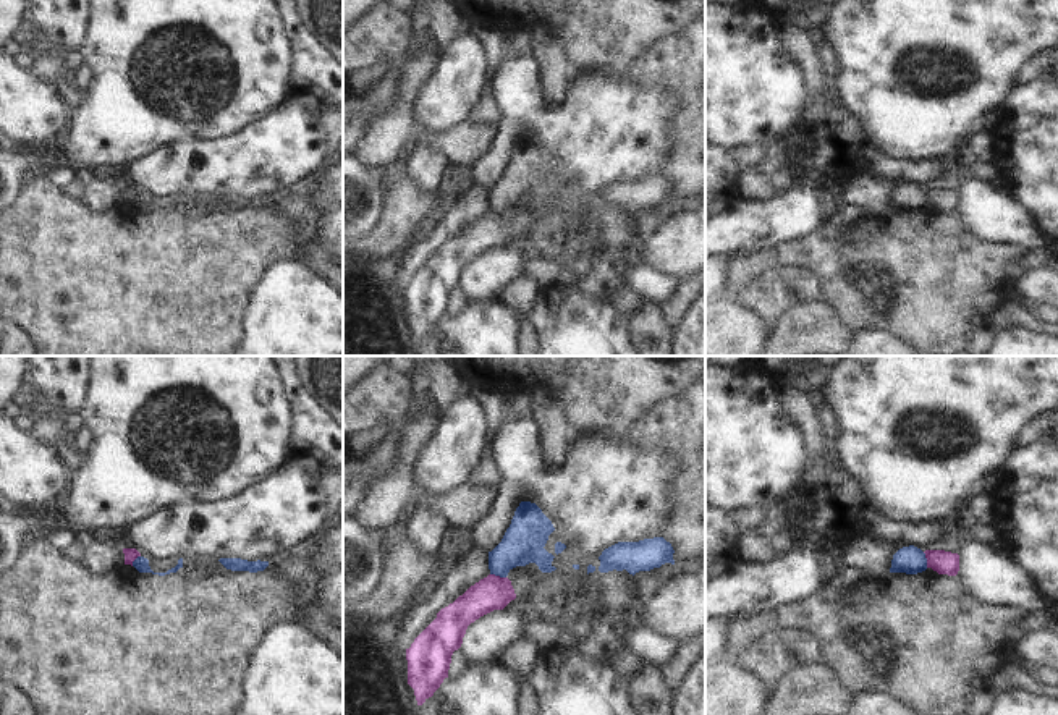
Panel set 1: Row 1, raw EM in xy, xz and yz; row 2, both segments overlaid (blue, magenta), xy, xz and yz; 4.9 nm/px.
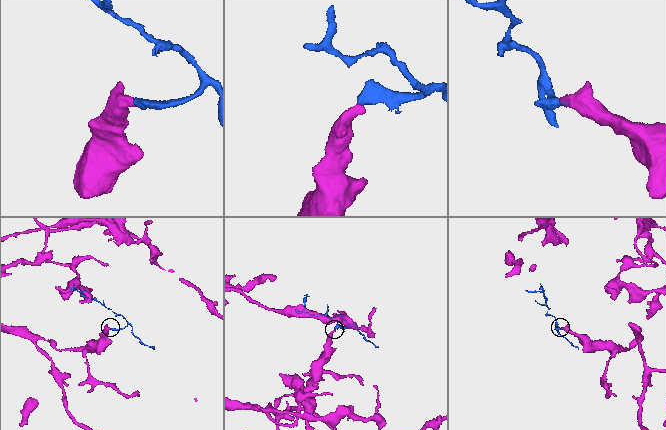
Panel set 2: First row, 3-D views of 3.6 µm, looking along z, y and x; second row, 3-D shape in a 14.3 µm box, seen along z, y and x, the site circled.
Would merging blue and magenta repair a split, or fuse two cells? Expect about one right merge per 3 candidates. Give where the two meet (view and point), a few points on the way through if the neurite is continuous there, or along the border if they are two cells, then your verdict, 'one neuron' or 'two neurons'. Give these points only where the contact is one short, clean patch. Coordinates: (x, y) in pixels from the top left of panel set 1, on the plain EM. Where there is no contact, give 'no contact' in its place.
xz (499, 212) | along xz (490, 211), (505, 215) | two neurons

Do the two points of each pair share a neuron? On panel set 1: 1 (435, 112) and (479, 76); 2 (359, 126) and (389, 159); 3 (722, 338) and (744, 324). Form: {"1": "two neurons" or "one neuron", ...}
{"1": "one neuron", "2": "two neurons", "3": "one neuron"}

